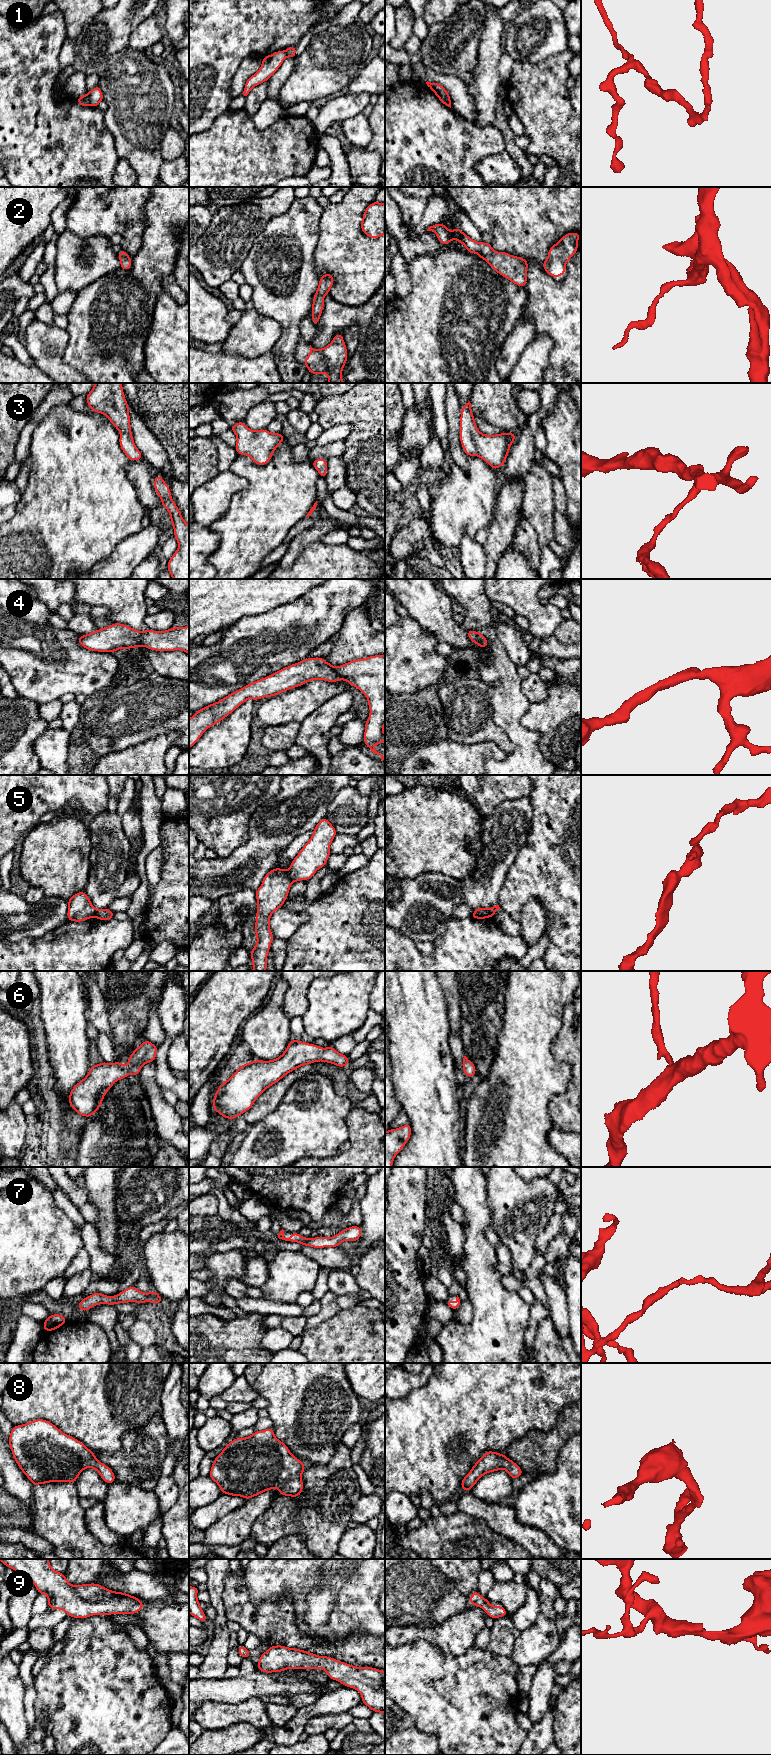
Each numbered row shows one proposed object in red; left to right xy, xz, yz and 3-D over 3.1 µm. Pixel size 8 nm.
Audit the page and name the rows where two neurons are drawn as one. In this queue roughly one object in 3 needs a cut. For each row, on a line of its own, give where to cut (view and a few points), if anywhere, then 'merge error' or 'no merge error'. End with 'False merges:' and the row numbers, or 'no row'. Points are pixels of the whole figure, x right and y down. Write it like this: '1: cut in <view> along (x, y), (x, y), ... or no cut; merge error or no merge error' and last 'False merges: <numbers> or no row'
1: cut in xy along (86, 94), (91, 105); merge error
2: no cut; no merge error
3: no cut; no merge error
4: no cut; no merge error
5: cut in xz along (286, 871), (293, 880); merge error
6: no cut; no merge error
7: no cut; no merge error
8: no cut; no merge error
9: no cut; no merge error
False merges: 1, 5

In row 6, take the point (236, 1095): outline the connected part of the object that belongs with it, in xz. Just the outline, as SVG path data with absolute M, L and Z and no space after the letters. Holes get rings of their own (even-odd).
M291 1039L278 1058L243 1064L228 1080L219 1085L213 1097L213 1111L226 1119L235 1120L248 1111L267 1088L285 1075L303 1065L318 1061L347 1067L349 1059L332 1046L324 1049L315 1044Z

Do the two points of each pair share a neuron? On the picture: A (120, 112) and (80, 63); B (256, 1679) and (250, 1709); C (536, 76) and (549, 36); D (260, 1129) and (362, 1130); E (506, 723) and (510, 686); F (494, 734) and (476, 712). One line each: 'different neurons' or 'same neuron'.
A: different neurons
B: different neurons
C: different neurons
D: different neurons
E: same neuron
F: same neuron

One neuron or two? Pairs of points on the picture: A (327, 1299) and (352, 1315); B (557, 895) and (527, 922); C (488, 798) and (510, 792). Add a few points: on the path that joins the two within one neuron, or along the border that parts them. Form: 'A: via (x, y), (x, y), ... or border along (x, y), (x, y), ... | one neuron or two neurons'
A: border along (340, 1308), (335, 1314), (321, 1323) | two neurons
B: border along (530, 898), (542, 904), (546, 930) | two neurons
C: via (493, 793), (505, 792) | one neuron

